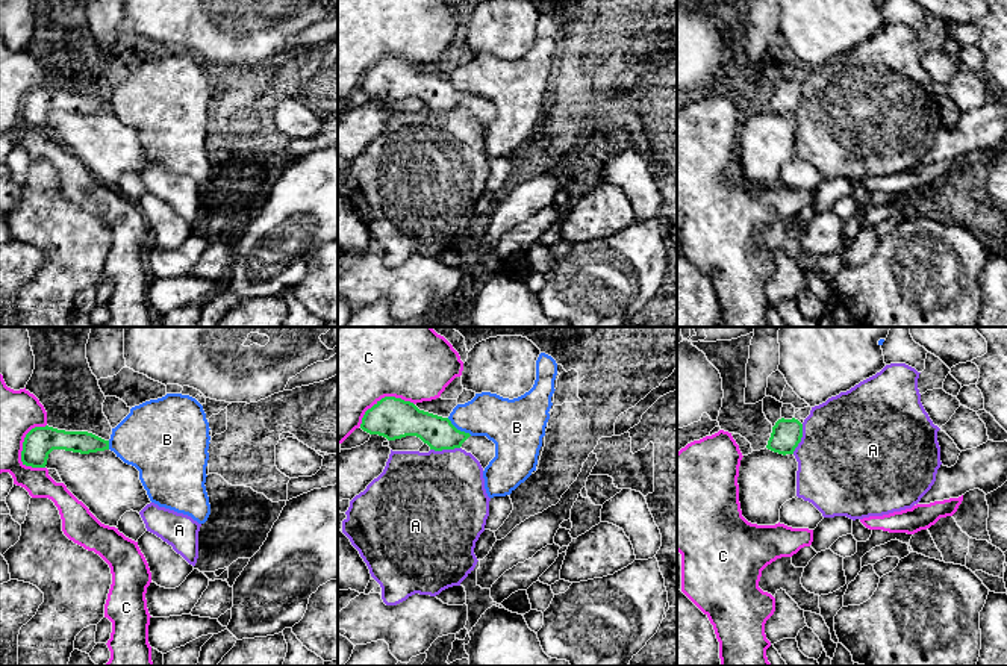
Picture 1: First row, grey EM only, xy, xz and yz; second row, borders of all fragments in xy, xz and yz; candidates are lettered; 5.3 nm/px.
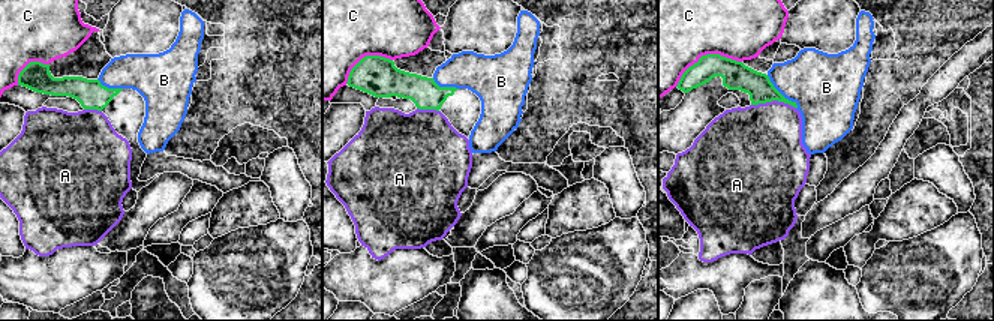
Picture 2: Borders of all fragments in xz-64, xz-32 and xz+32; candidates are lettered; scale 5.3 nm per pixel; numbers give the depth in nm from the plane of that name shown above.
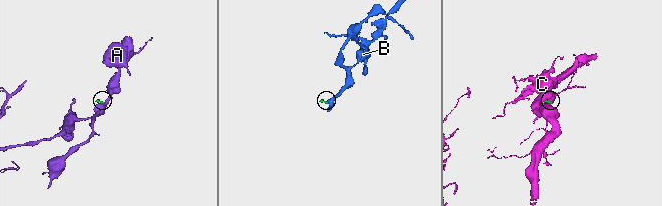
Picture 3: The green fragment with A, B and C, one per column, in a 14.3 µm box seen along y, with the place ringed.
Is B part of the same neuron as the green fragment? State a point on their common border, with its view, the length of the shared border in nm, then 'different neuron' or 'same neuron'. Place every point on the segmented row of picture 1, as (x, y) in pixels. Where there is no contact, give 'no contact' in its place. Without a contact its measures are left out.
xz (459, 430) | 160 nm | different neuron

